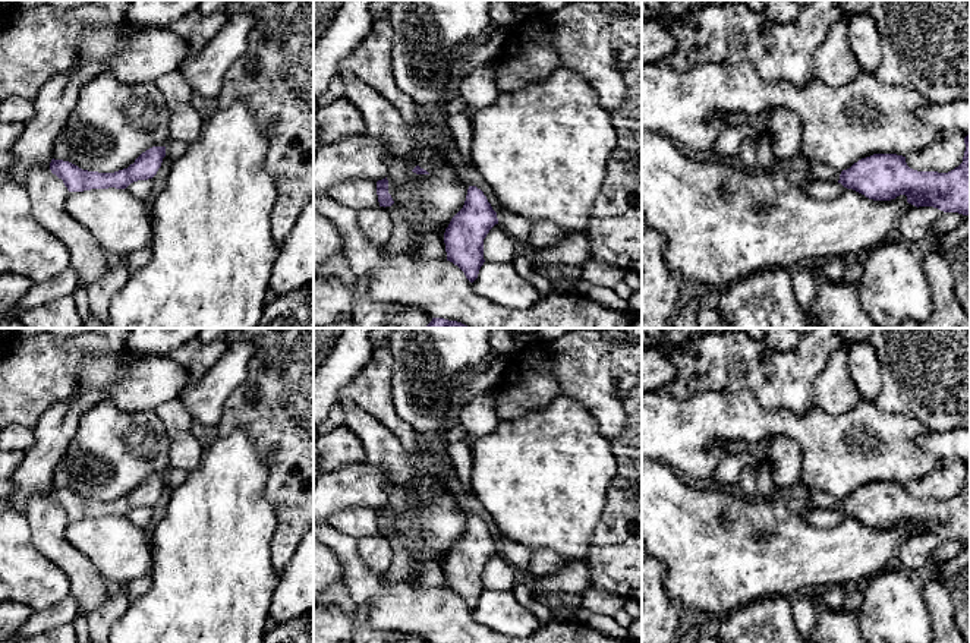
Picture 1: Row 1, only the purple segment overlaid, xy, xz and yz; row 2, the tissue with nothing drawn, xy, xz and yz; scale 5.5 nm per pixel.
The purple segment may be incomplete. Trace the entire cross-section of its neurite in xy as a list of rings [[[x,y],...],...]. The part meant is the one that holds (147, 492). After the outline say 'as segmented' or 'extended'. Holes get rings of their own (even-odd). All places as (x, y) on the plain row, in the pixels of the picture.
[[[152,475],[142,480],[127,497],[114,501],[88,499],[69,489],[54,486],[50,491],[50,498],[63,508],[69,520],[108,516],[126,517],[133,510],[152,507],[164,485],[166,475]]]; as segmented

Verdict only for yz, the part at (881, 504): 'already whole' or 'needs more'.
needs more

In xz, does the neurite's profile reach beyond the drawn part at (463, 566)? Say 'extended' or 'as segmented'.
as segmented

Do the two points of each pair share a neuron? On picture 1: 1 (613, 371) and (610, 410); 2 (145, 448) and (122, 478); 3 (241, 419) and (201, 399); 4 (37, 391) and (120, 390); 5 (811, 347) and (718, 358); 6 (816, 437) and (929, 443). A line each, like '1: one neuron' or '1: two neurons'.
1: one neuron
2: one neuron
3: two neurons
4: two neurons
5: one neuron
6: two neurons

